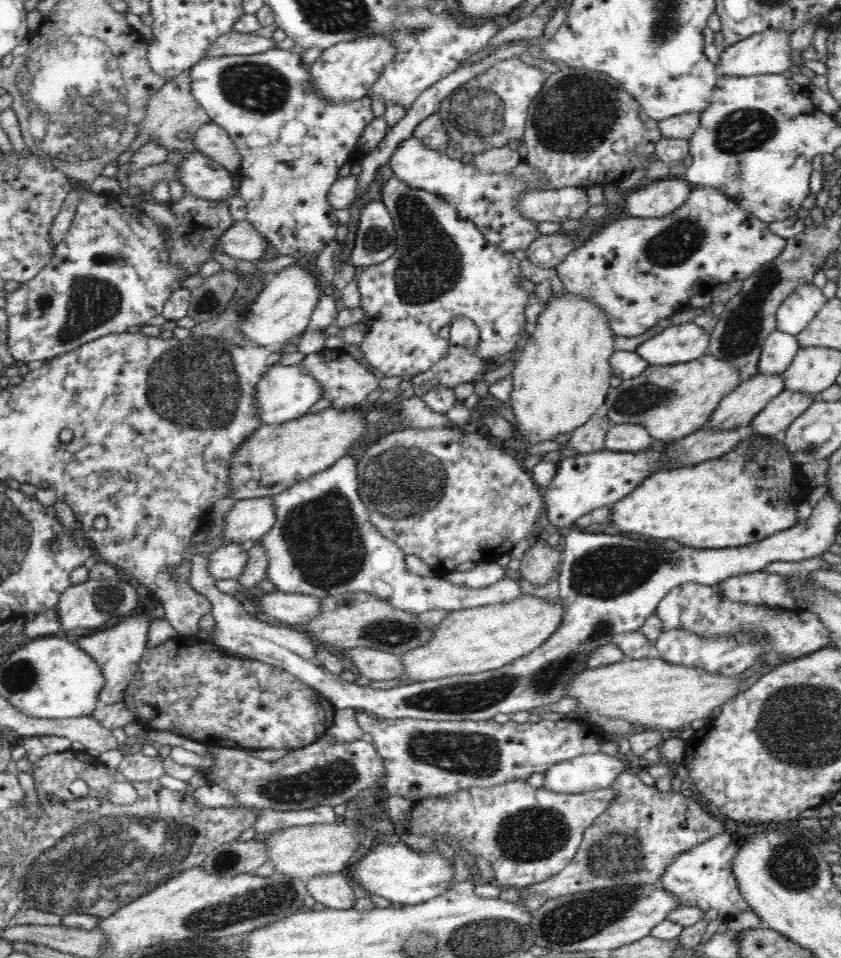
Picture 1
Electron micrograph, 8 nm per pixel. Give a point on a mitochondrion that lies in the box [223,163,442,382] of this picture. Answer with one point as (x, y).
(376, 238)

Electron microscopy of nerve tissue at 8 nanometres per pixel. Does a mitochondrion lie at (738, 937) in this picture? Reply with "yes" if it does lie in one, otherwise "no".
no

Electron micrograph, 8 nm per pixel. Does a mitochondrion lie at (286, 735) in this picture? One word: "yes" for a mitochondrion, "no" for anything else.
no

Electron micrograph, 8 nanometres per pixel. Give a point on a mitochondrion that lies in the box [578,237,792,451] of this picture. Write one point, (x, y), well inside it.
(740, 332)

